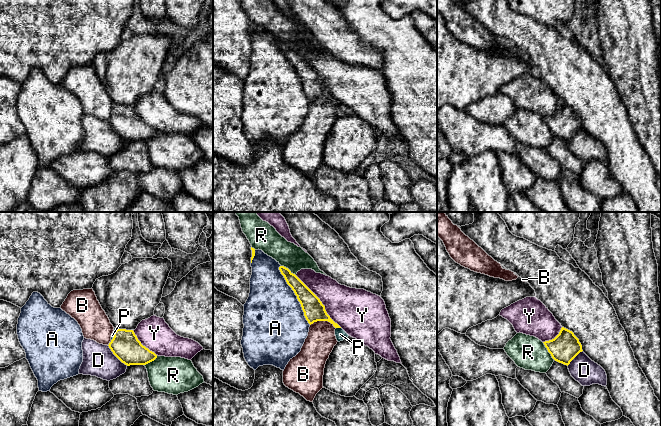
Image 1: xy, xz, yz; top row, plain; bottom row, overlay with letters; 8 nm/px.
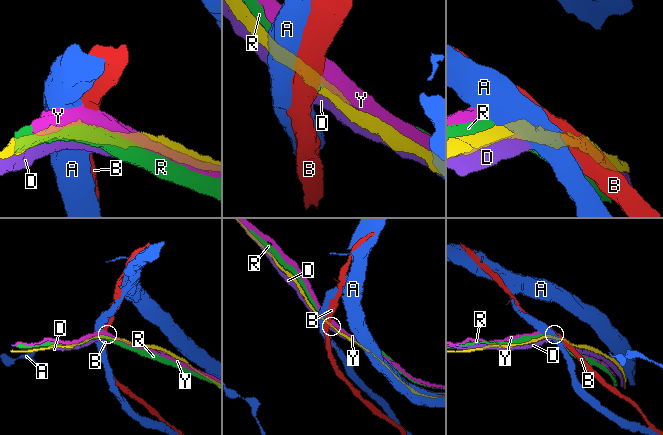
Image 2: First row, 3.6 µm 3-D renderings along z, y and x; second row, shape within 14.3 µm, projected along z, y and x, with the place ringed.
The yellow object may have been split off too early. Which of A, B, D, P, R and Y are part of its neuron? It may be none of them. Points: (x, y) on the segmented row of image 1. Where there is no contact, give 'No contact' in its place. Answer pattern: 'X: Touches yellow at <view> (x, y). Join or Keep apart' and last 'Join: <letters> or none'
A: Touches yellow at xz (295, 294). Keep apart
B: Touches yellow at xz (323, 320). Keep apart
D: Touches yellow at xy (116, 356). Keep apart
P: Touches yellow at xz (338, 327). Join
R: Touches yellow at yz (548, 351). Keep apart
Y: Touches yellow at xz (321, 302). Keep apart
Join: P

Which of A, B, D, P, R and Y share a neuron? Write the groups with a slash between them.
A / B / D / P / R / Y

